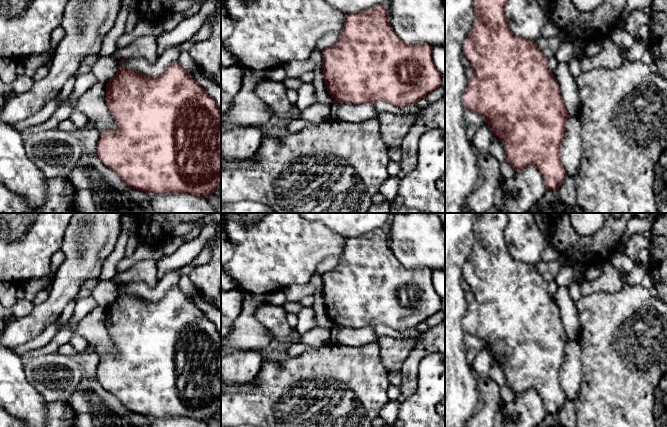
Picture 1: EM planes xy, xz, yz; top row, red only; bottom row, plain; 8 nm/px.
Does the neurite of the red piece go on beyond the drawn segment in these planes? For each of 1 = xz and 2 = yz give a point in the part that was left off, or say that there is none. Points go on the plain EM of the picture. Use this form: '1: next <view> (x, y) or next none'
1: next none
2: next none

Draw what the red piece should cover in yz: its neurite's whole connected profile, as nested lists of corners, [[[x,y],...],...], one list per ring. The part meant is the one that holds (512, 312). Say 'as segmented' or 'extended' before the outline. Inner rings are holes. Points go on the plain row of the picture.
as segmented; [[[507,213],[475,217],[475,245],[463,266],[463,277],[475,298],[468,303],[463,331],[484,341],[493,359],[504,367],[506,385],[515,396],[533,389],[541,396],[548,414],[555,415],[566,399],[559,373],[570,339],[548,293],[548,282],[535,265],[511,256],[505,237],[507,226]]]

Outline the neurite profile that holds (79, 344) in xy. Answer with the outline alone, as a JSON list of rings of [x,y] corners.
[[[74,334],[70,340],[70,344],[75,352],[83,352],[88,347],[88,342],[80,335]]]

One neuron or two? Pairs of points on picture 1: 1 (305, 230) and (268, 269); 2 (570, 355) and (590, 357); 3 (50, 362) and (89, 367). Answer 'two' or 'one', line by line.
1: one
2: two
3: one

